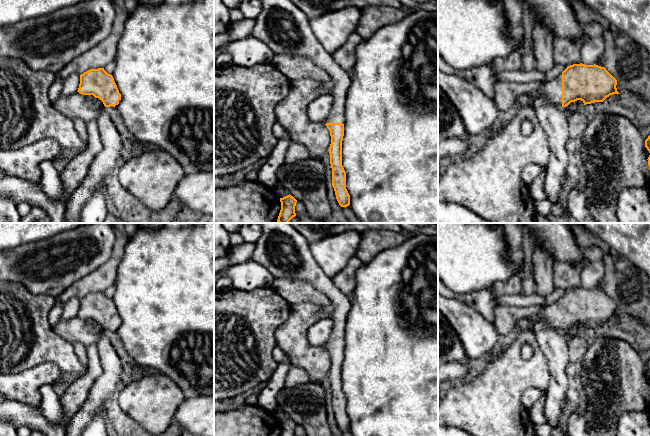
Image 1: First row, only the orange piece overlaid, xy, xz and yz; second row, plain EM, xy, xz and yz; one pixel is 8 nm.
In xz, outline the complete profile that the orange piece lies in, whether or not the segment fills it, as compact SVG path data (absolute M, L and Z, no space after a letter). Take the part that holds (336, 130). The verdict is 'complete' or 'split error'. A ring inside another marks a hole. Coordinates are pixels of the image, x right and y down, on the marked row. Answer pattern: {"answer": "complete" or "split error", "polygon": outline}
{"answer": "split error", "polygon": "M261 0L261 2L262 10L255 19L255 25L249 36L263 41L274 55L290 54L309 59L331 77L330 94L333 97L333 104L329 116L323 123L329 129L331 136L328 151L332 168L332 186L339 205L347 207L350 205L350 195L346 189L346 172L342 166L342 141L345 123L344 104L351 85L351 75L325 50L311 29L310 19L291 0Z"}

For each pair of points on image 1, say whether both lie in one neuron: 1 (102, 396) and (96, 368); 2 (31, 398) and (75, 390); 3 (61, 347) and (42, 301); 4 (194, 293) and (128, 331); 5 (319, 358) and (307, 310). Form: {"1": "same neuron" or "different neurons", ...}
{"1": "different neurons", "2": "different neurons", "3": "same neuron", "4": "same neuron", "5": "same neuron"}

